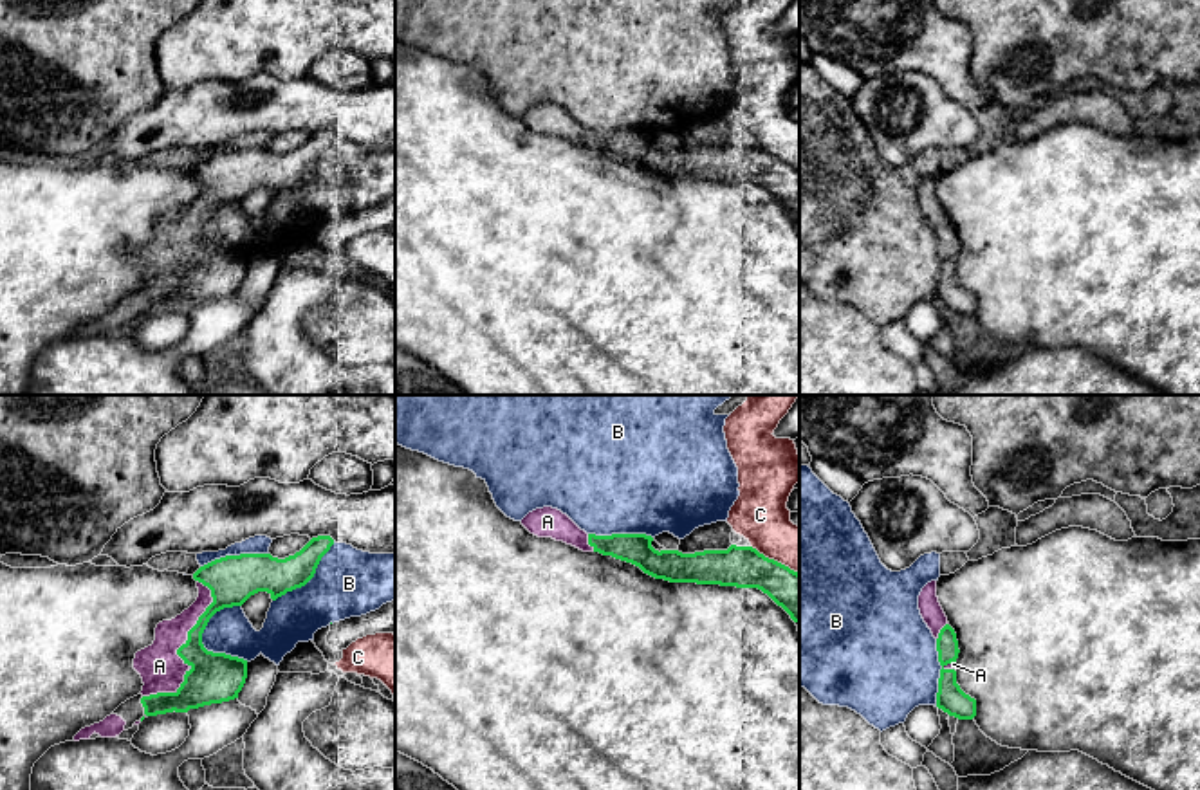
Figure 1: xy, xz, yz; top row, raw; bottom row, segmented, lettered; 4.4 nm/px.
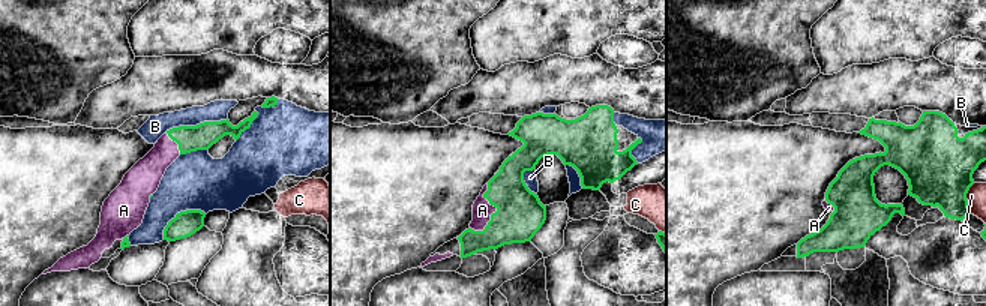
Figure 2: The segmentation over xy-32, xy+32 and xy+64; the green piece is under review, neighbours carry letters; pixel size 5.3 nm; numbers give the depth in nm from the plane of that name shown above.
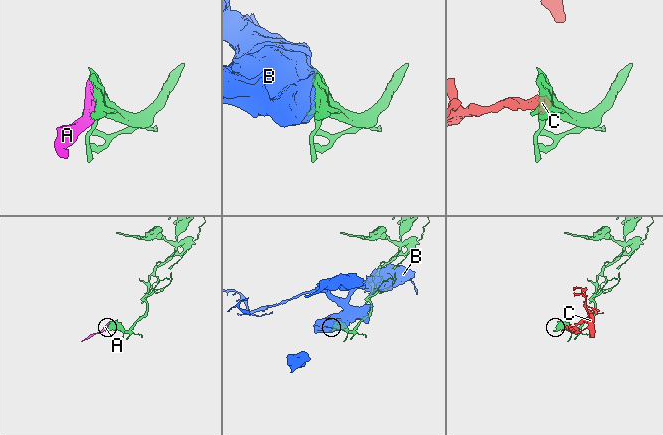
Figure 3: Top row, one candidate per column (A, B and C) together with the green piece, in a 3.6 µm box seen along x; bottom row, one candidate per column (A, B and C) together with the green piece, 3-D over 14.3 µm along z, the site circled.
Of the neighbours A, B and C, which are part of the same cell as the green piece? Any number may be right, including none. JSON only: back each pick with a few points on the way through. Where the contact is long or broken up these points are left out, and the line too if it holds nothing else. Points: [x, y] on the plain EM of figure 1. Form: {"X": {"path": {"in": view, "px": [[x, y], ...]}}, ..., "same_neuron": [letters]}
{"same_neuron": ["A"]}

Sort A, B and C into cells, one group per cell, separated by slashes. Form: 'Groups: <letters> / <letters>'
Groups: A / B / C

